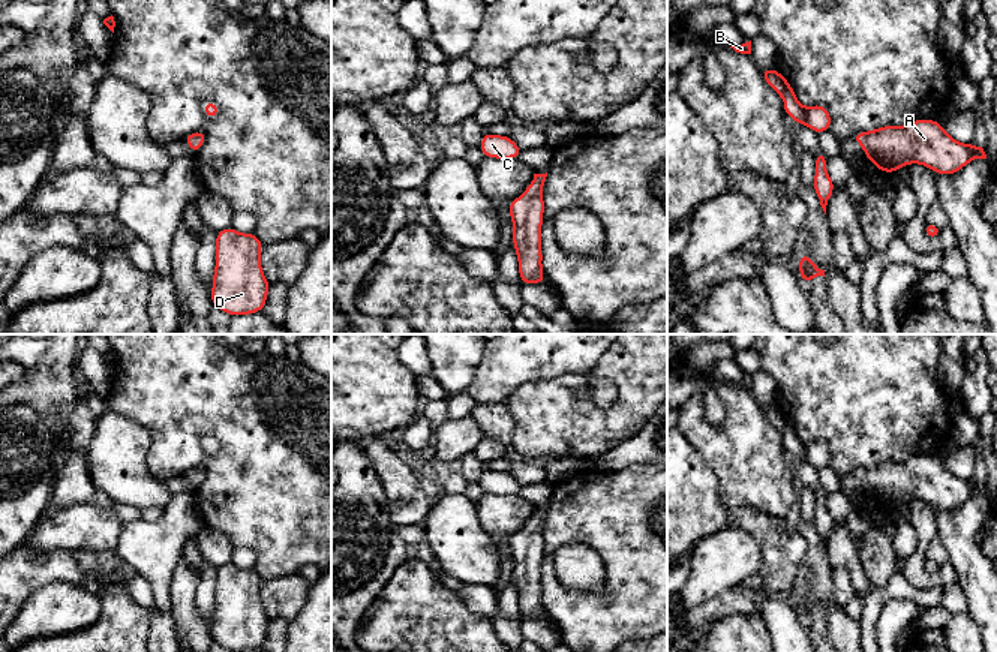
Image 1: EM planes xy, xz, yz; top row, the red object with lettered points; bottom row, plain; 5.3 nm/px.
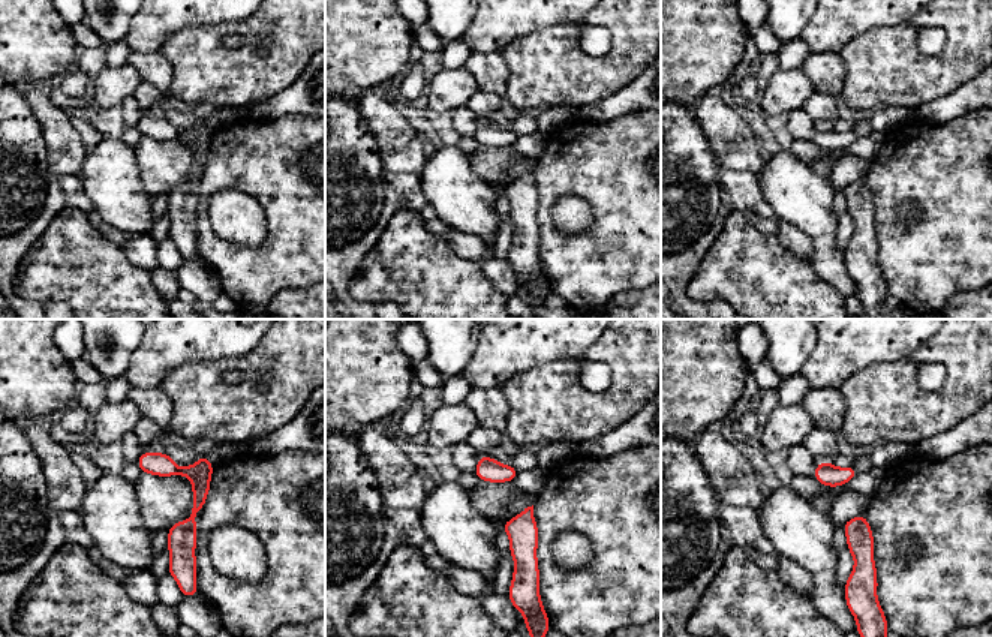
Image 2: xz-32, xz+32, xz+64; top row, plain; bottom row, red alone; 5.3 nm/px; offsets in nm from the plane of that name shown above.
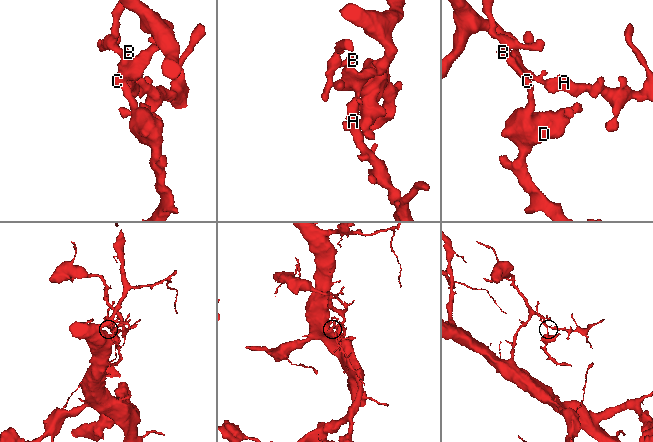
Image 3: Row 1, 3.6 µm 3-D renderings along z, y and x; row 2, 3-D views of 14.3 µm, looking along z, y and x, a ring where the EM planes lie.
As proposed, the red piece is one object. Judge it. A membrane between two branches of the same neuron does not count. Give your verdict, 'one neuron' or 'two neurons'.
one neuron

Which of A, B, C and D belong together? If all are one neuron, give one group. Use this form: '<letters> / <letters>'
A B C D

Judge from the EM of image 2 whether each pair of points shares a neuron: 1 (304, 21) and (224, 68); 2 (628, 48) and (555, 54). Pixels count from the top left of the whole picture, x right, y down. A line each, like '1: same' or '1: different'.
1: same
2: same

